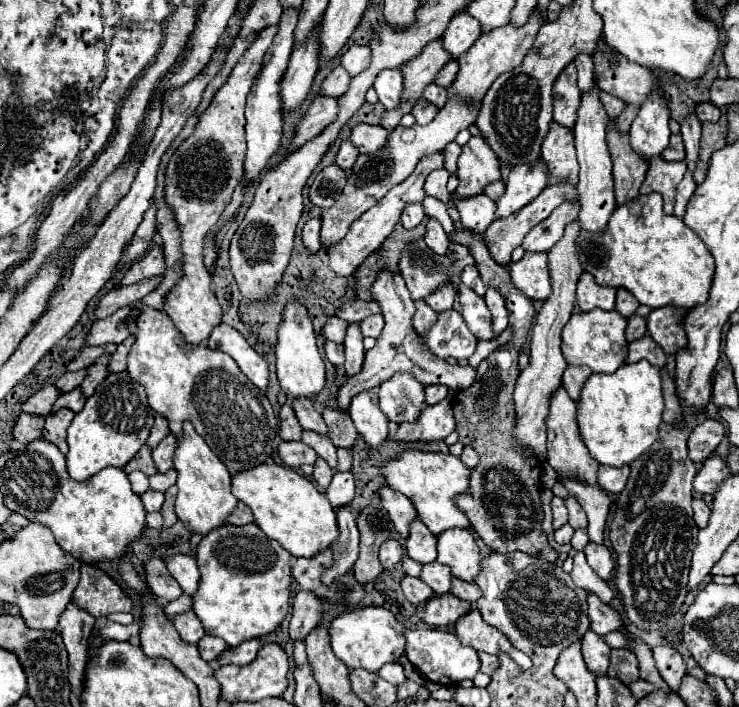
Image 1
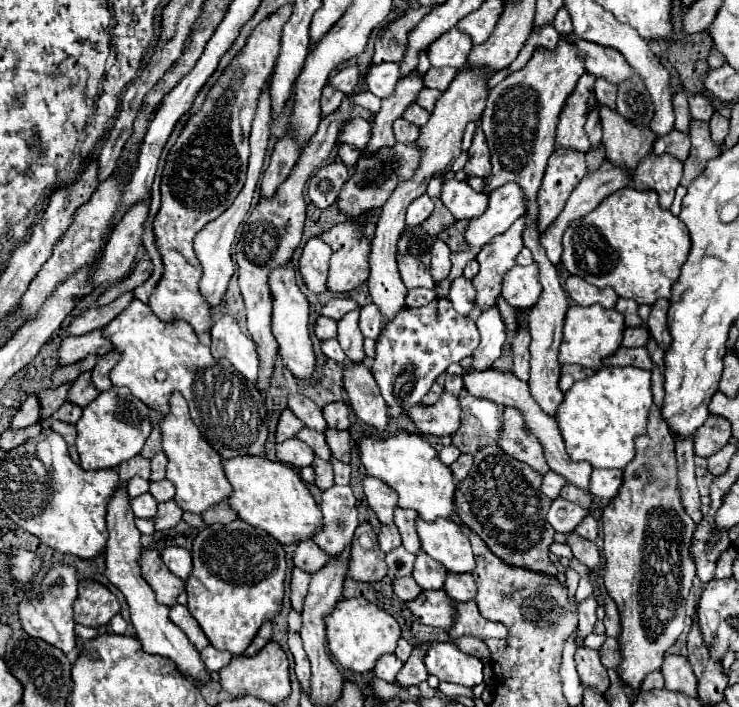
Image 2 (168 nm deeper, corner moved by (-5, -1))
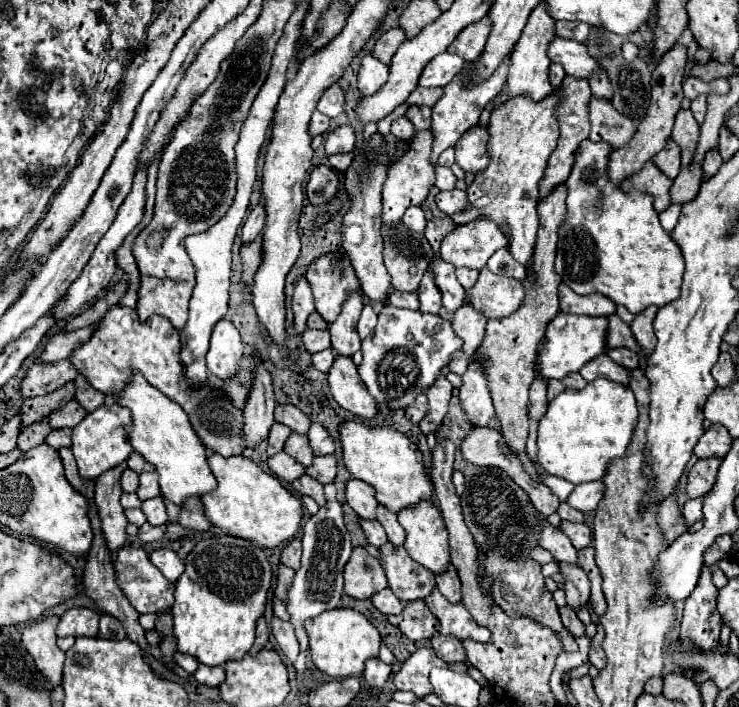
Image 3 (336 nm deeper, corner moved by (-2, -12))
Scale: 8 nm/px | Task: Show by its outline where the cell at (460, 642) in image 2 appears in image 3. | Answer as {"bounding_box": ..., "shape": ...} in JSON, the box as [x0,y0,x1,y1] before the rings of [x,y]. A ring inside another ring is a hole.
{"bounding_box":[431,634,467,664],"shape":[[[435,634],[431,638],[431,646],[435,650],[435,654],[447,662],[447,664],[459,664],[459,662],[467,662],[467,652],[461,644],[461,640],[455,640],[455,636],[441,636]]]}

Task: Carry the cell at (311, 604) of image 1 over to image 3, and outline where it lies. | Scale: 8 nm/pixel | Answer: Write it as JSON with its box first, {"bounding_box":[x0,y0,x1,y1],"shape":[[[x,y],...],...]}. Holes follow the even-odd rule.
{"bounding_box":[275,564,295,602],"shape":[[[283,564],[279,566],[279,576],[277,576],[277,588],[275,588],[275,596],[281,600],[281,602],[285,602],[287,598],[287,590],[291,588],[291,582],[293,582],[293,576],[295,576],[295,572],[291,570],[291,568],[285,568]]]}

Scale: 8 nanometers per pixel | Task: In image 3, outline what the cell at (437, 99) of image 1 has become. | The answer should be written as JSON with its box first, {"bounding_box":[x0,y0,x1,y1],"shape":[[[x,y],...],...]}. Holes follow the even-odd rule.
{"bounding_box":[407,106,431,130],"shape":[[[409,106],[407,118],[415,124],[417,130],[431,128],[431,108],[429,106]]]}

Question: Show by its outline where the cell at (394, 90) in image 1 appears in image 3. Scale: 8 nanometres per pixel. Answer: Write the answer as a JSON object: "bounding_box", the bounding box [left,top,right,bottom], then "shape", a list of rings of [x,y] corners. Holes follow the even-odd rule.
{"bounding_box":[359,56,389,96],"shape":[[[365,56],[359,68],[359,92],[361,96],[375,94],[389,78],[389,68],[375,60],[373,56]]]}

